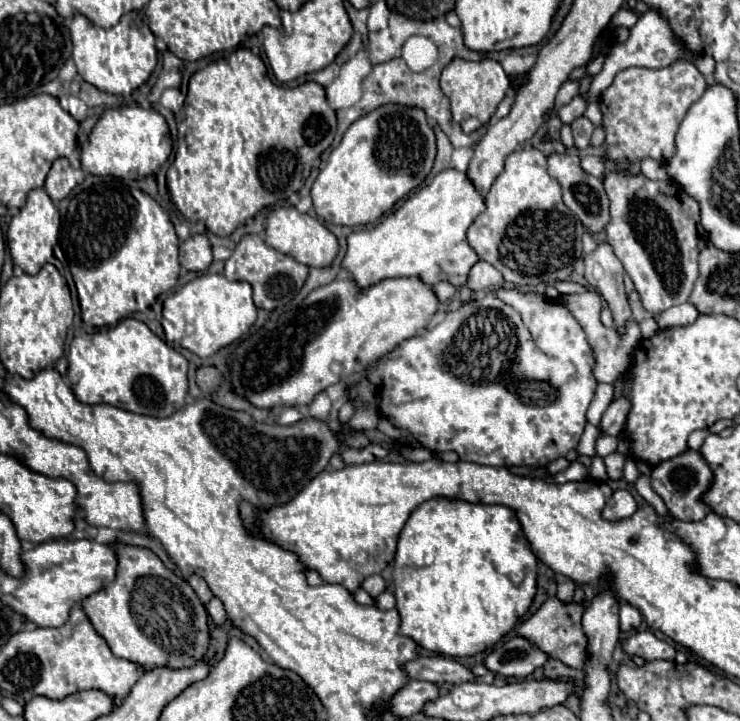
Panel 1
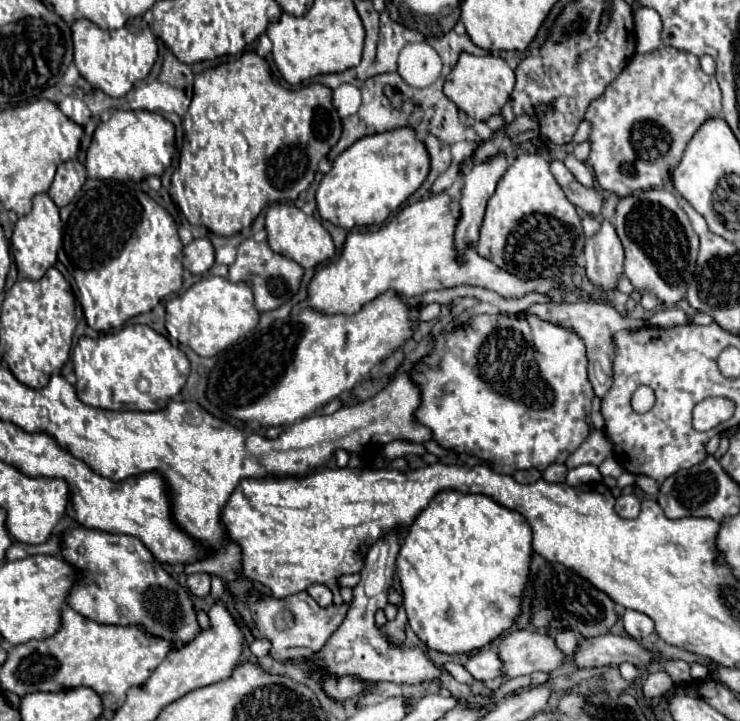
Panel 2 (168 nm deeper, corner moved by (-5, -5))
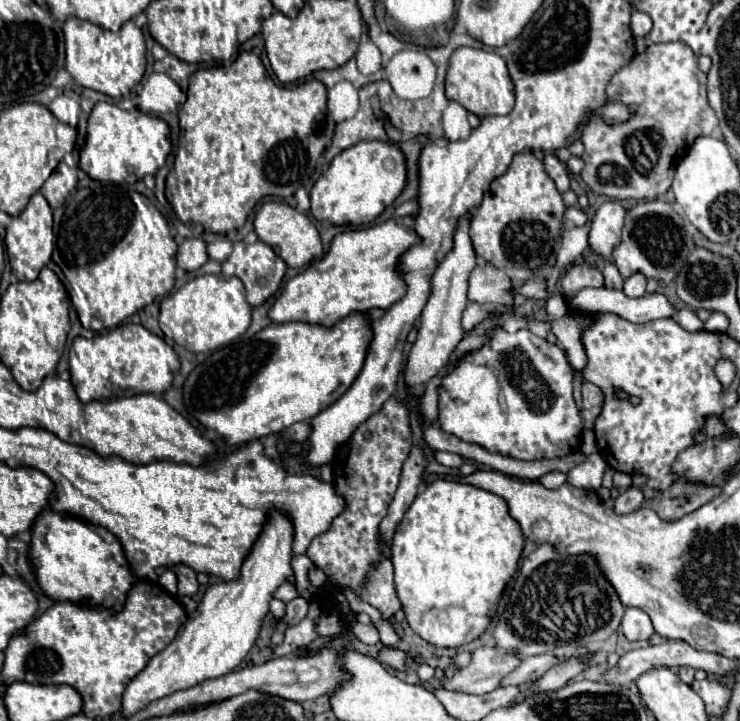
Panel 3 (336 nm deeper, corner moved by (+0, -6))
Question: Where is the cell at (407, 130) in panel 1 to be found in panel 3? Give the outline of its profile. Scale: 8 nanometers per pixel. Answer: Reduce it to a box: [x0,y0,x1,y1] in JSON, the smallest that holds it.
[311,142,407,226]

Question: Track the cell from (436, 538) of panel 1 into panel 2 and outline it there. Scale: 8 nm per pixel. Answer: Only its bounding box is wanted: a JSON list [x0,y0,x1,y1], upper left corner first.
[396,489,532,653]

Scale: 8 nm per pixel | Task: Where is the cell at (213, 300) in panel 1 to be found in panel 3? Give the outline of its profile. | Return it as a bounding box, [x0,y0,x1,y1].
[159,274,251,352]

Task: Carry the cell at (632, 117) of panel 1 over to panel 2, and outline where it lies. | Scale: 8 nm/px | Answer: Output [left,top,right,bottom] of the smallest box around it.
[584,47,722,197]

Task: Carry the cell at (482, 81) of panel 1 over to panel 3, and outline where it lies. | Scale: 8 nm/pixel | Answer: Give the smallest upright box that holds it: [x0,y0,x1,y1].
[445,46,515,118]

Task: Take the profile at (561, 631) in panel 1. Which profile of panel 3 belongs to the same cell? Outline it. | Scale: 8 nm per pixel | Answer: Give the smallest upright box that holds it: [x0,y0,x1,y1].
[443,646,523,694]

